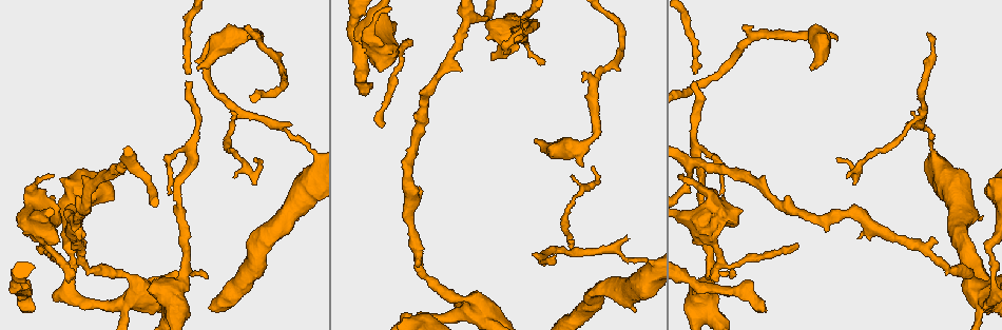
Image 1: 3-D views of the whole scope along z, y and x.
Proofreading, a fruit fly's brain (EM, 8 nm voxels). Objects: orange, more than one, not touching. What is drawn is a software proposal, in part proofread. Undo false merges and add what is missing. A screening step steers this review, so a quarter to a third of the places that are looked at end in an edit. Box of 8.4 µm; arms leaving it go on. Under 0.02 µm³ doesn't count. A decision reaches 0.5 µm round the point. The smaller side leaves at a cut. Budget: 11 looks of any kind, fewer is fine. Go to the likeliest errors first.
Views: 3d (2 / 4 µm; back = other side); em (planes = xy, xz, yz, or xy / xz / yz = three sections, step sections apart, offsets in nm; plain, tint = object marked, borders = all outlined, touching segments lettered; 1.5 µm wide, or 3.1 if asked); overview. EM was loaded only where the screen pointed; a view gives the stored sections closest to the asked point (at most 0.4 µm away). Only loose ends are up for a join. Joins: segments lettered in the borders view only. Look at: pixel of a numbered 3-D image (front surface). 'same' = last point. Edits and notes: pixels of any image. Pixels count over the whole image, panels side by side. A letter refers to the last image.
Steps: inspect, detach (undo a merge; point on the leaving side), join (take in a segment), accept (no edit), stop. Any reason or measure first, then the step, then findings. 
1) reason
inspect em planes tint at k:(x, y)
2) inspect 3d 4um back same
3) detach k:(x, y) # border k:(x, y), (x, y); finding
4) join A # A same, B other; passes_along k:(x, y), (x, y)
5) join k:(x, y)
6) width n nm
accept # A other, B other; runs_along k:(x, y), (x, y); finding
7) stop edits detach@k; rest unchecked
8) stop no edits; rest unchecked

inspect em planes borders at 1:(812, 69)

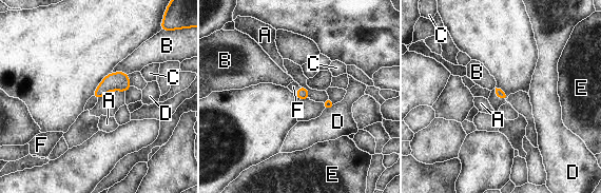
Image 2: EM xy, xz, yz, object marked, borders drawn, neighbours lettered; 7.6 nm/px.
join F # A other, B other, C other, D other, E other, F same; passes_along 2:(499, 92), (498, 96), (496, 102); it goes on there

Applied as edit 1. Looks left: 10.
inspect overview

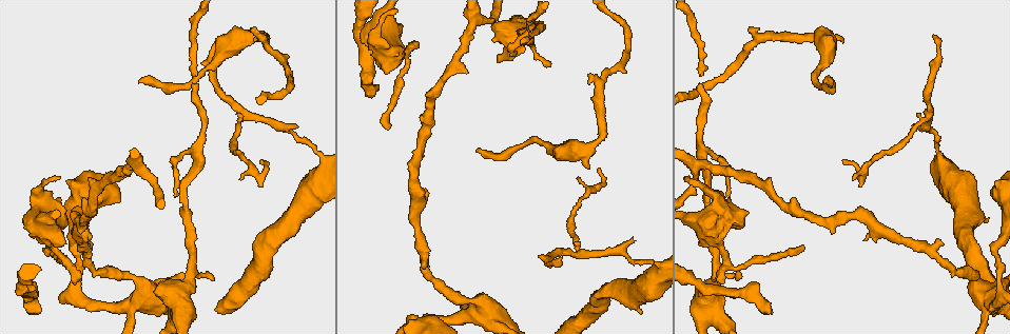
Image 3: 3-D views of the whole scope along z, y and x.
thick end
inspect 3d 4um at 3:(397, 55)

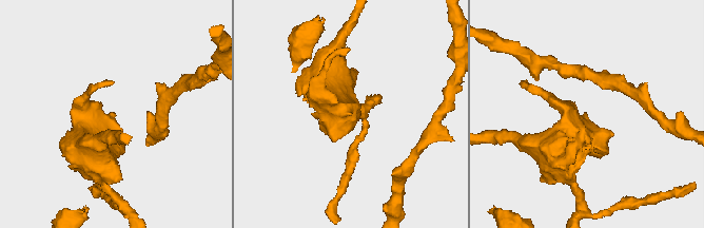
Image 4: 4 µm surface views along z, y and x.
shape alone is not enough
inspect em planes borders at 4:(350, 115)

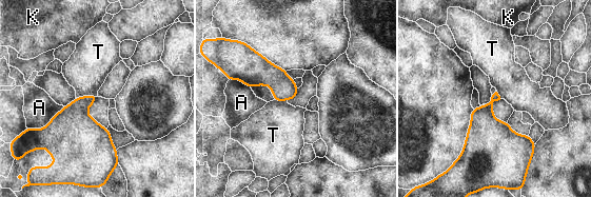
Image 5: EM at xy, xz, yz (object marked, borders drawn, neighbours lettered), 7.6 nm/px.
accept # A other, K other, T other; border 5:(97, 94), (76, 98); none of them fits

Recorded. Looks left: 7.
an open end
inspect em planes borders at 3:(261, 161)

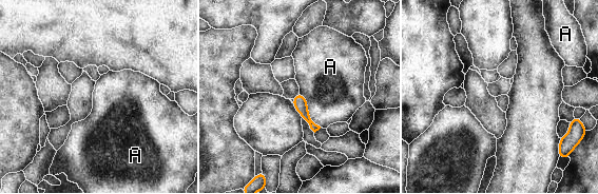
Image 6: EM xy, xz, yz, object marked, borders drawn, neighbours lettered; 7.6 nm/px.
accept # A other; runs_along 6:(298, 97), (304, 114), (315, 128); no lettered segment goes on from it

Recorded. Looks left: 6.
an open end
inspect 3d 4um at 3:(722, 283)

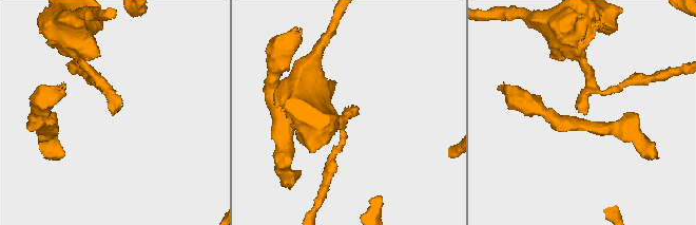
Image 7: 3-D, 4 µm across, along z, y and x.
inspect em planes plain at 7:(113, 113)

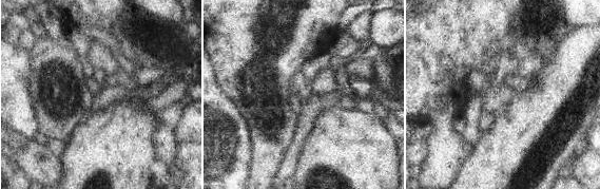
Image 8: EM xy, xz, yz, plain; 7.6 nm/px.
what lies round it
inspect em planes borders same

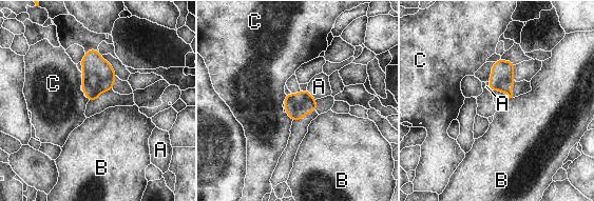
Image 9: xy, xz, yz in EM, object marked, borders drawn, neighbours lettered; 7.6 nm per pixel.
join A # A same, B other, C other; it goes on there

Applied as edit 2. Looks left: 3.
inspect em xz step 8 plain at 3:(212, 278)

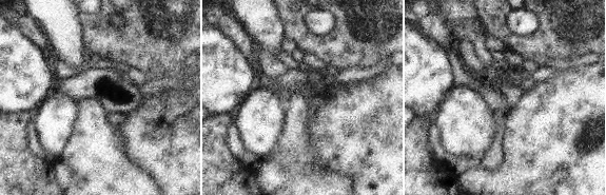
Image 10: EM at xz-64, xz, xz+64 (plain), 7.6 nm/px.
inspect em xz step 8 borders same

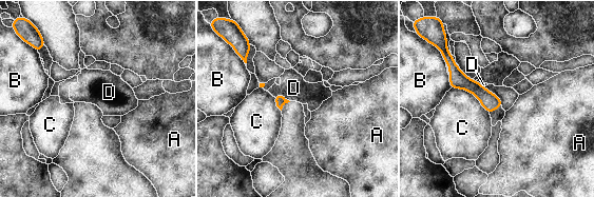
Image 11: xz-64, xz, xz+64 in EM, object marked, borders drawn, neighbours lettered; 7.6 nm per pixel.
longest_contact C 360 nm
accept # A other, B other, C other, D other; runs_along 11:(452, 63), (467, 84), (498, 104); no lettered segment goes on from it

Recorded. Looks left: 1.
stop edits join@2, join@9; rest unchecked

